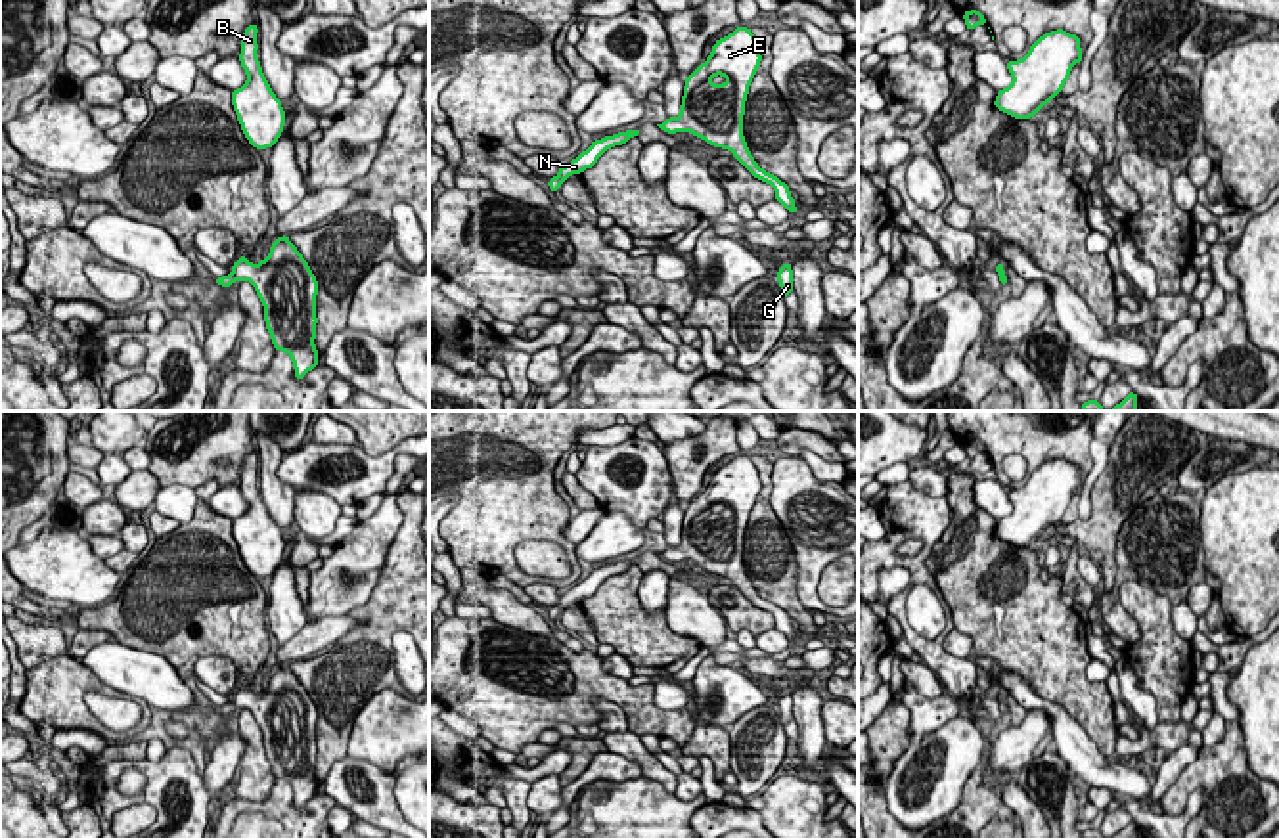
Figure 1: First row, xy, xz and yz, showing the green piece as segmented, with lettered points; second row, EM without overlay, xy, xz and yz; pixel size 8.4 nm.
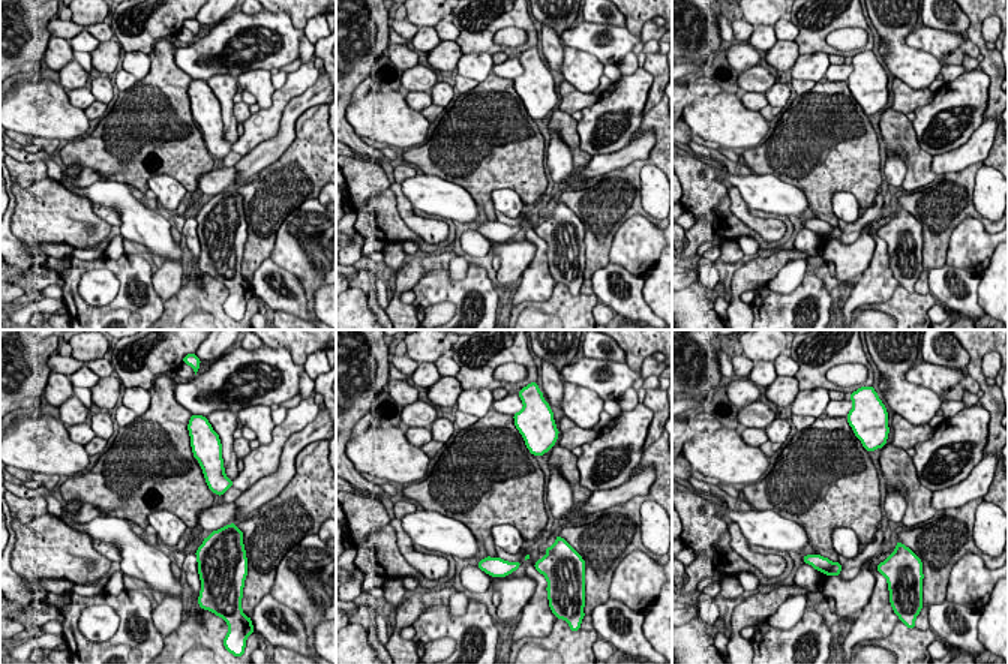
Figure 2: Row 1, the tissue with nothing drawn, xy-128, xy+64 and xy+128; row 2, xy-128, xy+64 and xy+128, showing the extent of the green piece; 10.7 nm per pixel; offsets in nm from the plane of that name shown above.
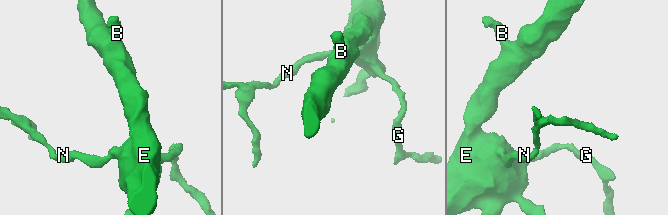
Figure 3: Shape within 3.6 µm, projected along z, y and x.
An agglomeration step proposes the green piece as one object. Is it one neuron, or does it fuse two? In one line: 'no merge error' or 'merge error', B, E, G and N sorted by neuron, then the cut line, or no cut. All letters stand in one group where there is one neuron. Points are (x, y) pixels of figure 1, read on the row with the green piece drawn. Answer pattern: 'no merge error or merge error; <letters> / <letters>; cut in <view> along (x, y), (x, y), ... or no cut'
no merge error; B E G N; no cut

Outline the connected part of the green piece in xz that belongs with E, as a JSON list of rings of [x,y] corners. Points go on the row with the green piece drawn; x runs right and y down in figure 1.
[[[739,25],[716,40],[708,59],[685,77],[680,115],[657,126],[668,134],[687,130],[714,147],[729,149],[754,178],[770,184],[775,201],[795,214],[798,209],[789,186],[758,166],[743,136],[745,101],[760,61],[758,40],[751,29]]]

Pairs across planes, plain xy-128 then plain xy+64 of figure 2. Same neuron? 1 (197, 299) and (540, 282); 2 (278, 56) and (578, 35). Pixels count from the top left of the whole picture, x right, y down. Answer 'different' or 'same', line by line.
1: different
2: same

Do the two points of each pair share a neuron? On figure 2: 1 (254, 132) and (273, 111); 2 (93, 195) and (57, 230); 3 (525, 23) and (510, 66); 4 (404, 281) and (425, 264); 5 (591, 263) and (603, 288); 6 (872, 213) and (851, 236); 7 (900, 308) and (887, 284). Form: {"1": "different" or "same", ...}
{"1": "same", "2": "different", "3": "different", "4": "same", "5": "different", "6": "same", "7": "different"}

